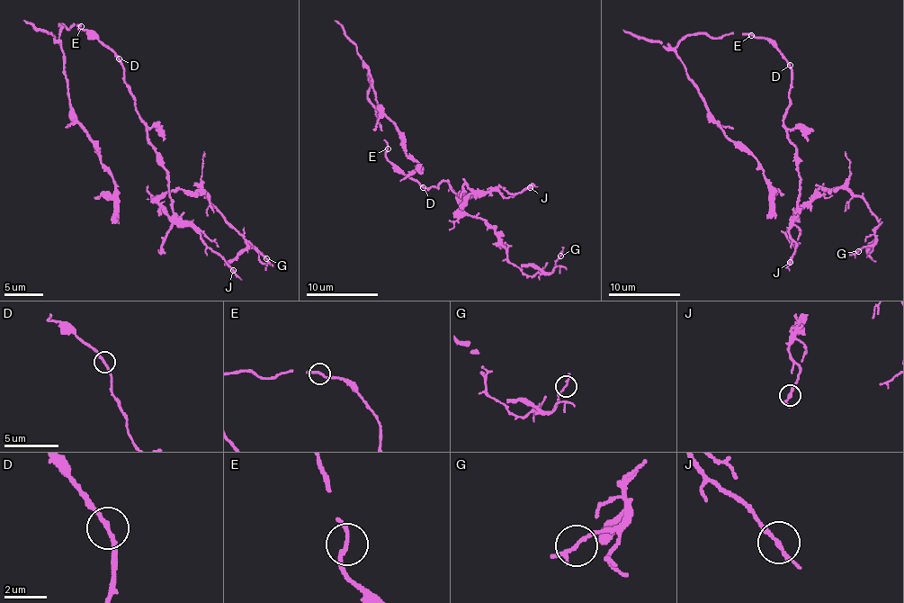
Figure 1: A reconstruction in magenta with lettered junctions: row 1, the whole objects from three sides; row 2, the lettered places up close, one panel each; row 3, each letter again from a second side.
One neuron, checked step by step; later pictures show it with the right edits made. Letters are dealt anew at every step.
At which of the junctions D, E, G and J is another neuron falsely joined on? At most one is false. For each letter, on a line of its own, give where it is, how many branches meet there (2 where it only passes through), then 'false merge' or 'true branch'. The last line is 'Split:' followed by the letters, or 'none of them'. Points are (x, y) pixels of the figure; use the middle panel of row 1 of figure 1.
D: place (423, 187); branches 2; true branch
E: place (388, 148); branches 2; true branch
G: place (560, 256); branches 2; true branch
J: place (530, 187); branches 2; true branch
Split: none of them

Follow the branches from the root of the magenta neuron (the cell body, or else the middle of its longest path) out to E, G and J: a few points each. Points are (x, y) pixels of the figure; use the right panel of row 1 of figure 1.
E: (788, 65), (766, 38), (751, 34)
G: (788, 65), (784, 126), (801, 179), (795, 211), (820, 186), (858, 195), (878, 220), (874, 242), (858, 251)
J: (788, 65), (792, 88), (784, 126), (795, 148), (801, 179), (799, 210), (790, 229), (797, 247), (790, 262)

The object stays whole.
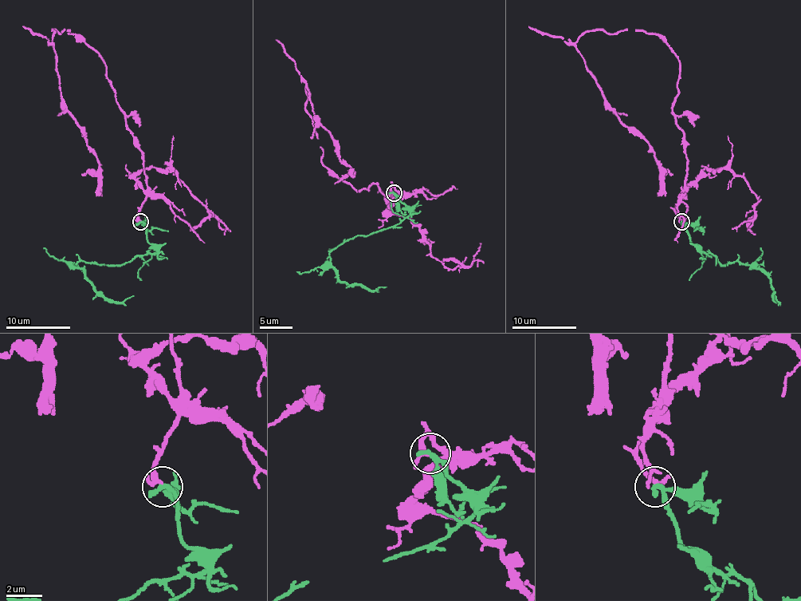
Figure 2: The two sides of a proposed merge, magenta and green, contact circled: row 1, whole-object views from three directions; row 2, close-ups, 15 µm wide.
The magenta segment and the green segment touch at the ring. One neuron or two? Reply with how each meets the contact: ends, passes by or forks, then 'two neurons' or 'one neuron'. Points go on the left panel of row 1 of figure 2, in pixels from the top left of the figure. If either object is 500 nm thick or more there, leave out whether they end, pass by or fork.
magenta passes by | green passes by | one neuron

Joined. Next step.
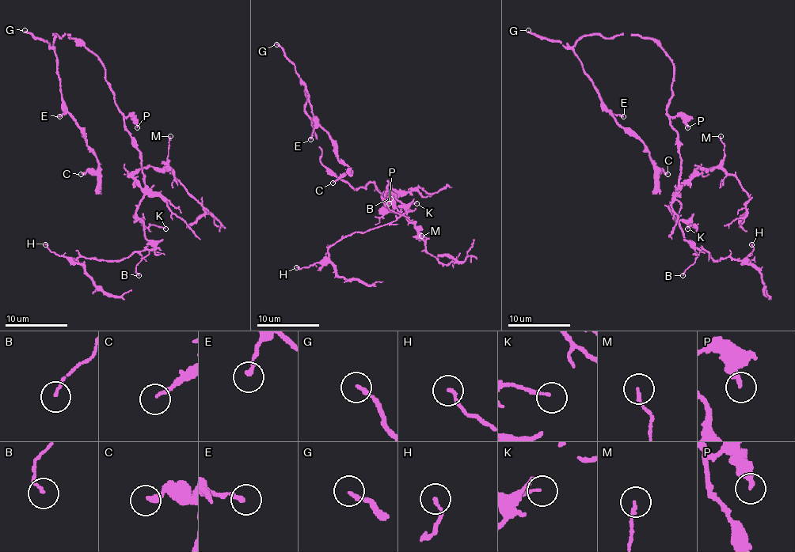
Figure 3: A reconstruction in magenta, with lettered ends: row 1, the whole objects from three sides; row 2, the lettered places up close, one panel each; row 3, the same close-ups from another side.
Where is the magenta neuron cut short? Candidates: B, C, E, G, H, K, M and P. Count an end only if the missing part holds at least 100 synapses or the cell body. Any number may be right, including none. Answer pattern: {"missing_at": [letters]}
{"missing_at": ["G"]}

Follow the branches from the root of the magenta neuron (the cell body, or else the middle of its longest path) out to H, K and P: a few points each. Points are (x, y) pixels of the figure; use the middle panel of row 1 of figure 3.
H: (365, 186), (373, 183), (393, 197), (389, 184), (405, 211), (389, 223), (344, 236), (326, 258), (296, 267)
K: (365, 186), (373, 183), (381, 192), (393, 197), (397, 194), (389, 184), (392, 203), (400, 211), (416, 203)
P: (365, 186), (373, 183), (389, 203)

